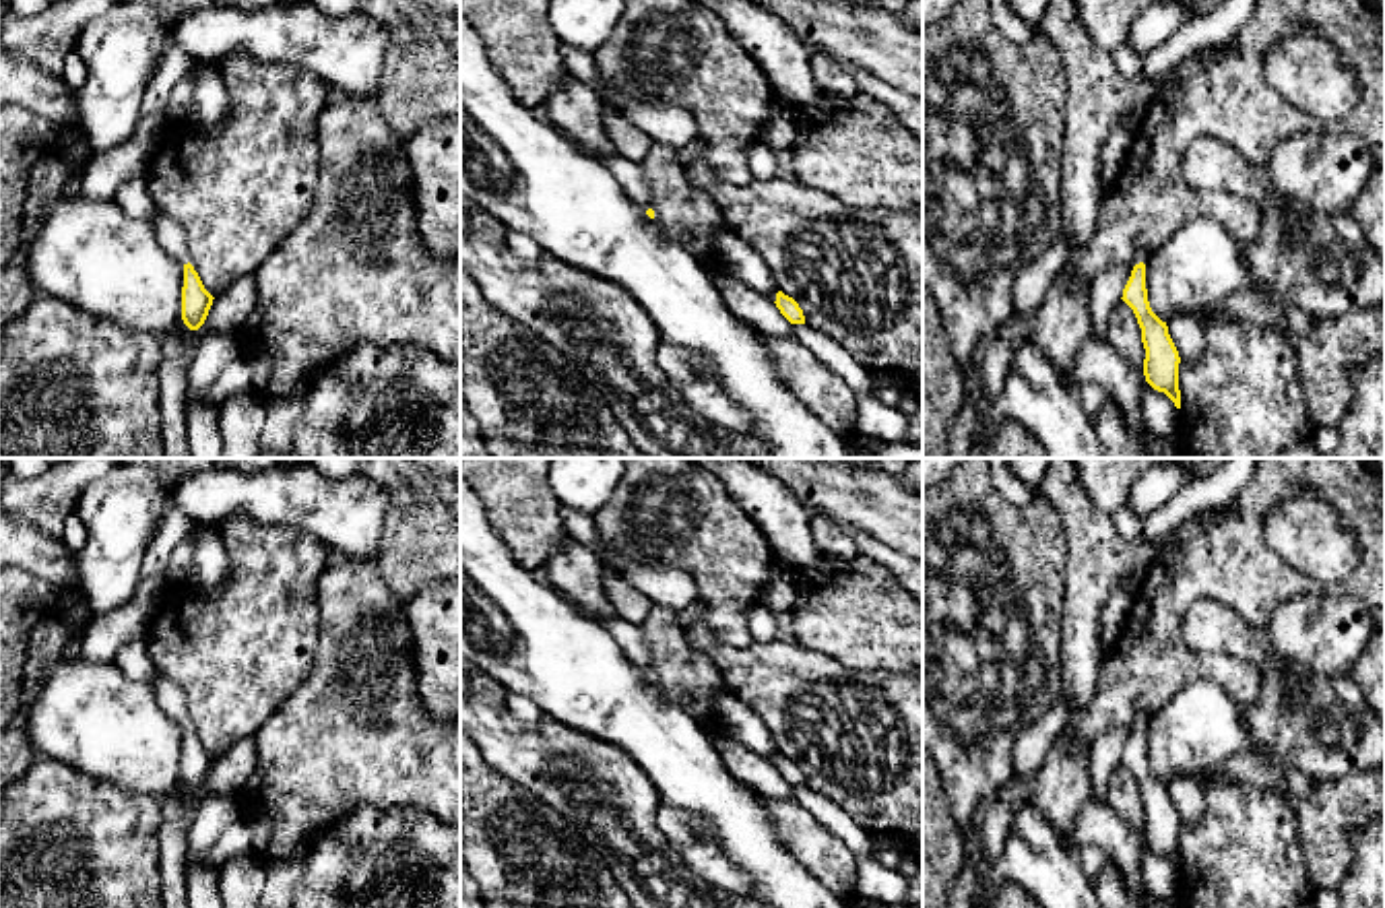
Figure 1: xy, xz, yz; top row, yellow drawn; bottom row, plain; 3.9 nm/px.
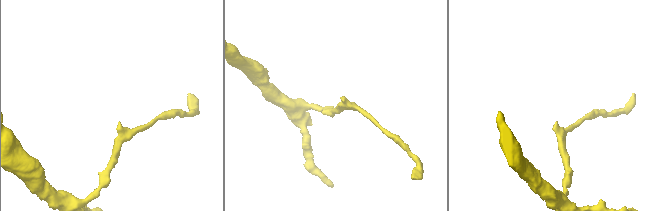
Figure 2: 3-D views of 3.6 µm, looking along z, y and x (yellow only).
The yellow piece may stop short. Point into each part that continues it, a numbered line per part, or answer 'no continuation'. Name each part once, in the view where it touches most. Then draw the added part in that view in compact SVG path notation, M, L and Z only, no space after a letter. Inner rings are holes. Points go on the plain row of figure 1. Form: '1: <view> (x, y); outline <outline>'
1: xy (133, 659); outline M130 642L122 646L114 658L114 664L130 679L149 683L157 695L159 706L173 722L182 726L190 724L184 691L167 677L155 677L155 667L149 658L147 642Z

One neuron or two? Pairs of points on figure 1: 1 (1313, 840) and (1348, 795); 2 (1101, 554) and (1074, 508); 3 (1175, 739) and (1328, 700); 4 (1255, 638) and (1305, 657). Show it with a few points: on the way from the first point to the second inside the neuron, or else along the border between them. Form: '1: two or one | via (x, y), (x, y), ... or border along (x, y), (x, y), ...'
1: one | via (1324, 830), (1326, 822), (1342, 805)
2: one | via (1094, 543), (1082, 519)
3: two | border along (1241, 706), (1245, 729), (1276, 758)
4: two | border along (1268, 630), (1289, 675), (1301, 684)

